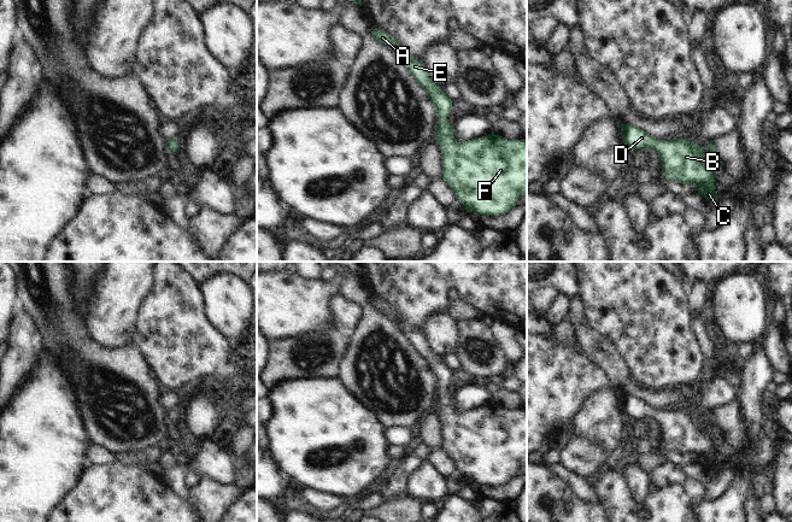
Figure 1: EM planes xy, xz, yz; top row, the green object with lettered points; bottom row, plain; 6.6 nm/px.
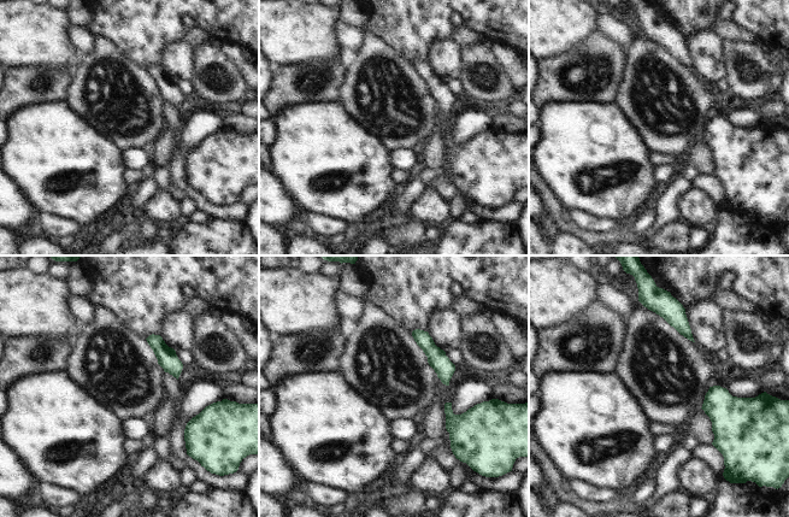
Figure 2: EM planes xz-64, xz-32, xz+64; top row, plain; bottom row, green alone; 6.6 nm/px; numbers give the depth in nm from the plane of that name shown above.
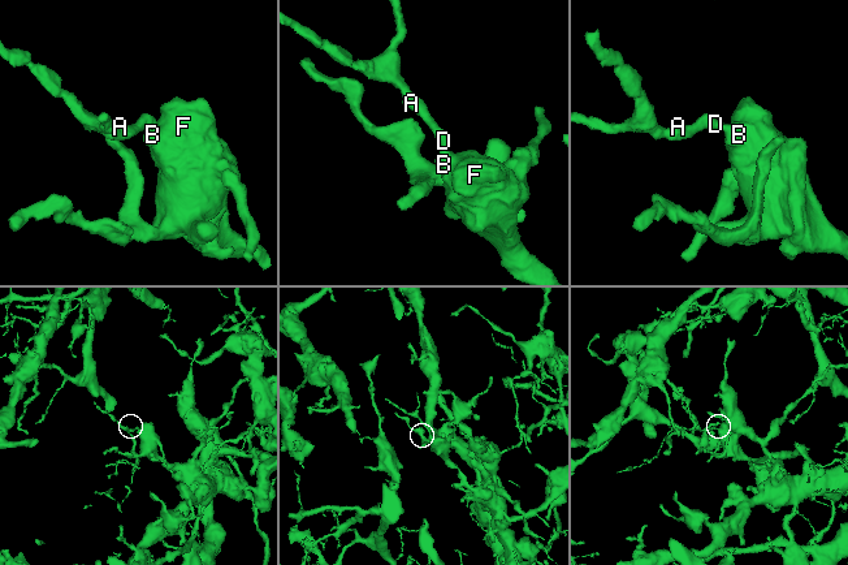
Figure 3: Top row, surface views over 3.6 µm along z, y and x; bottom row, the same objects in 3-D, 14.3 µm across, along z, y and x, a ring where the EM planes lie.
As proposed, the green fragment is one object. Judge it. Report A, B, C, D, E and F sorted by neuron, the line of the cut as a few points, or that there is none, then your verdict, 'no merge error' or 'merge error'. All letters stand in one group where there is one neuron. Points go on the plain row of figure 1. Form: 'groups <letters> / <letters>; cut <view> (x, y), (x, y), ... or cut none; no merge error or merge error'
groups A B C D E F; cut none; no merge error

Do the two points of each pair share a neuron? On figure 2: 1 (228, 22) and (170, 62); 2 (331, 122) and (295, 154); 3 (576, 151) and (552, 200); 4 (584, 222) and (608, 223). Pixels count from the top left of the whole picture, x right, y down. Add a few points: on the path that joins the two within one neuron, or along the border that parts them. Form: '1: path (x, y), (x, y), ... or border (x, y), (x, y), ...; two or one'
1: border (182, 39), (168, 43), (160, 58); two
2: path (323, 130), (304, 150); one
3: border (541, 175), (565, 211); two
4: path (590, 222), (602, 223); one

